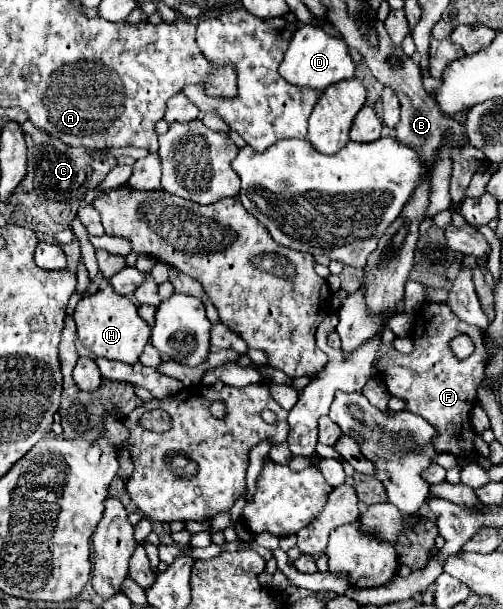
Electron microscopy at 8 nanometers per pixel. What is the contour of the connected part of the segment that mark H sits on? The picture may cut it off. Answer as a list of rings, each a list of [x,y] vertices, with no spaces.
[[[103,285],[97,293],[85,295],[73,313],[75,325],[77,325],[77,337],[79,341],[95,355],[105,359],[115,359],[121,363],[137,363],[143,347],[149,343],[151,327],[137,315],[137,305],[115,293],[111,285]]]

